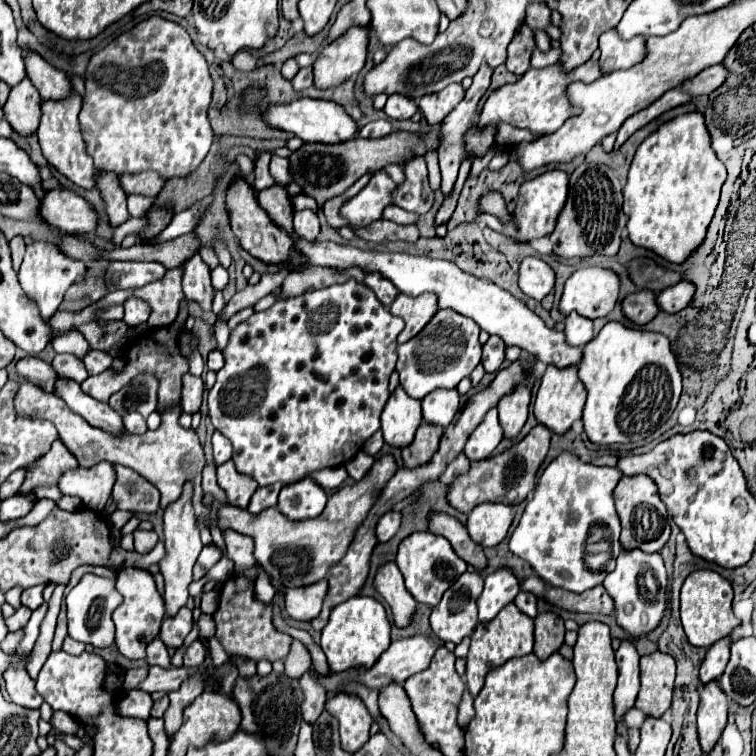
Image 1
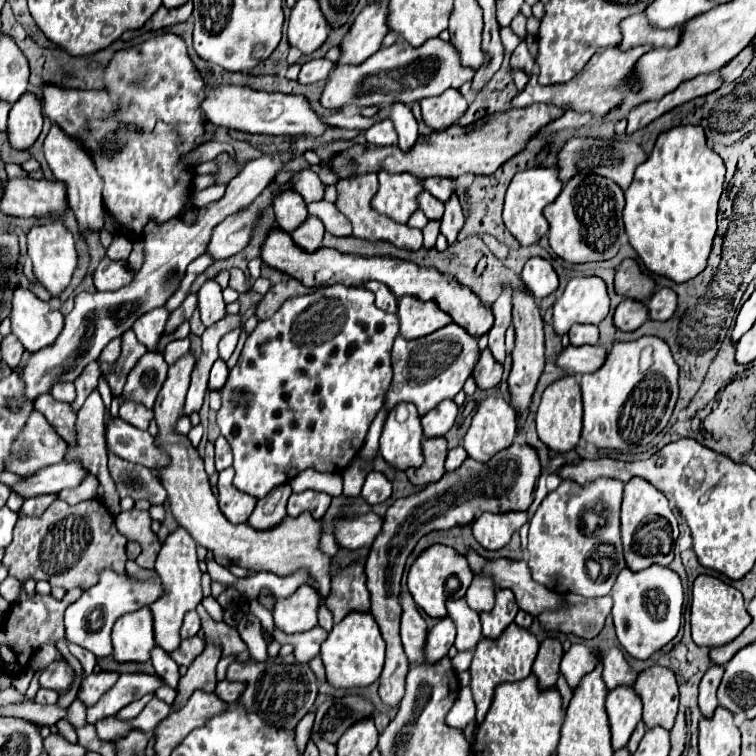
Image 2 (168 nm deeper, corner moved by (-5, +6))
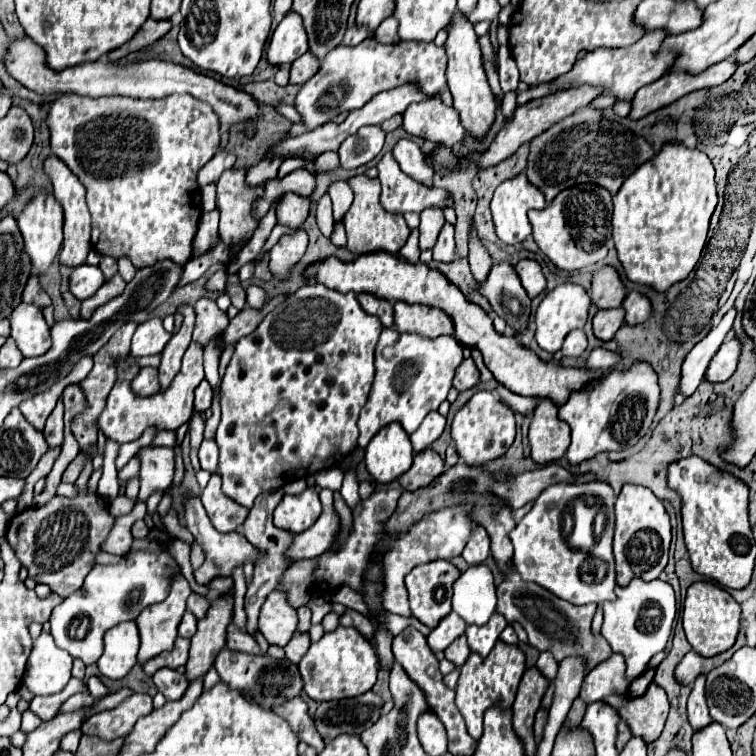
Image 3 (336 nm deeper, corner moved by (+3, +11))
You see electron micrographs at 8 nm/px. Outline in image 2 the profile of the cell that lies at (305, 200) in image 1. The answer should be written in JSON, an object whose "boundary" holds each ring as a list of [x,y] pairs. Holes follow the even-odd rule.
{"boundary":[[[322,200],[322,202],[312,202],[308,204],[308,212],[318,216],[326,230],[334,236],[352,236],[352,224],[336,210],[334,204]]]}

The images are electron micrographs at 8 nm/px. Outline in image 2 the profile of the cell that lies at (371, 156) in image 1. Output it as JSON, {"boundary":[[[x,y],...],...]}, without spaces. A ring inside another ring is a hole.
{"boundary":[[[526,106],[526,108],[510,108],[498,116],[492,116],[492,120],[480,128],[480,130],[470,130],[466,132],[462,126],[450,126],[448,130],[442,132],[432,132],[430,136],[420,136],[418,142],[410,152],[402,152],[398,146],[386,146],[386,148],[362,148],[362,146],[352,146],[346,152],[338,154],[330,162],[330,170],[338,172],[342,178],[352,178],[352,176],[362,176],[368,172],[378,172],[386,170],[390,174],[396,172],[410,172],[418,178],[452,178],[456,180],[462,174],[494,174],[498,166],[502,166],[508,158],[516,156],[526,144],[532,134],[538,134],[546,122],[554,122],[564,114],[566,110],[556,110],[556,106]]]}

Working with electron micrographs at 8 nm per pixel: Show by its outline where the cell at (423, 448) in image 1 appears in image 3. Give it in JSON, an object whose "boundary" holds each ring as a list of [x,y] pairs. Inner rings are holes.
{"boundary":[[[424,449],[414,455],[414,465],[398,481],[406,491],[416,491],[430,485],[444,471],[444,461],[434,449]]]}

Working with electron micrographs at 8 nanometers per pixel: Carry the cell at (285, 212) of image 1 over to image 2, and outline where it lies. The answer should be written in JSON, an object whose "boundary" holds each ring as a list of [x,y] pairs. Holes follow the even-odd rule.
{"boundary":[[[294,190],[282,192],[276,200],[274,200],[274,214],[276,220],[280,224],[280,228],[284,232],[292,232],[296,230],[306,218],[308,218],[308,210],[306,210],[306,202],[300,198],[300,194],[296,194]]]}

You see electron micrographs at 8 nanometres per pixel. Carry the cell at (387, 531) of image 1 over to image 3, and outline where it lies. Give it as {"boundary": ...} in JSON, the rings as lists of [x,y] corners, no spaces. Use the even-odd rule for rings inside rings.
{"boundary":[[[322,489],[319,497],[322,501],[322,515],[310,529],[298,533],[298,537],[294,537],[292,549],[288,549],[288,557],[292,557],[294,561],[322,555],[324,551],[328,551],[328,547],[334,543],[332,539],[340,531],[340,517],[332,505],[332,491]]]}

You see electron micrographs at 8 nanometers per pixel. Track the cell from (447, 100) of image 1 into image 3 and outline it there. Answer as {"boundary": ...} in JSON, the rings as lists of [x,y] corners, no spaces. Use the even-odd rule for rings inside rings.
{"boundary":[[[440,95],[426,97],[420,103],[408,105],[402,125],[410,135],[418,135],[448,147],[460,143],[466,133],[456,109],[444,105]]]}

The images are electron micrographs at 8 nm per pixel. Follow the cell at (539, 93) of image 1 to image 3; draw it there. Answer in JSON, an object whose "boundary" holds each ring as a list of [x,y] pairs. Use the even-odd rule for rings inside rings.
{"boundary":[[[660,31],[644,33],[634,45],[628,45],[628,47],[616,47],[616,49],[600,47],[600,49],[594,49],[594,51],[586,53],[582,59],[578,59],[568,73],[554,79],[552,83],[556,83],[560,89],[578,87],[578,85],[588,83],[588,85],[594,85],[594,87],[602,87],[604,93],[612,95],[616,101],[630,101],[642,85],[648,85],[648,83],[656,81],[658,77],[662,77],[670,69],[670,65],[674,63],[676,53],[660,47],[664,37],[666,37],[666,33],[660,33]]]}

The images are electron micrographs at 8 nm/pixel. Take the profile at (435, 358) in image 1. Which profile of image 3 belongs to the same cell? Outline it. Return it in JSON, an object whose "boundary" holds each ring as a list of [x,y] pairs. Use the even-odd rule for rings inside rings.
{"boundary":[[[386,327],[376,345],[376,379],[358,419],[358,445],[364,449],[374,433],[392,421],[398,421],[408,433],[416,431],[424,417],[446,399],[462,361],[462,345],[452,335],[424,339],[420,335],[402,335],[394,327]]]}

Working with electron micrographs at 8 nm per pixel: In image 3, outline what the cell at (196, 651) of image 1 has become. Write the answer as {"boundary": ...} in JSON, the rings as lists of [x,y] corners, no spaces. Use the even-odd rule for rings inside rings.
{"boundary":[[[176,637],[174,649],[172,649],[172,651],[164,651],[164,653],[148,659],[148,661],[144,663],[144,671],[146,671],[148,675],[154,675],[156,669],[162,669],[162,667],[178,669],[178,667],[186,665],[186,661],[188,661],[188,651],[190,651],[190,639]]]}

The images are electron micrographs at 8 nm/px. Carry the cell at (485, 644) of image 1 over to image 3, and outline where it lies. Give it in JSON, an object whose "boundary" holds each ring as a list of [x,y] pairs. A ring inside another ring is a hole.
{"boundary":[[[502,639],[496,641],[496,645],[488,657],[480,657],[474,651],[470,653],[466,663],[460,667],[460,679],[456,685],[456,705],[458,705],[460,713],[464,715],[468,733],[474,739],[480,739],[482,715],[490,705],[494,705],[498,701],[506,707],[512,705],[524,669],[526,669],[526,655],[520,649],[520,645],[504,645]]]}

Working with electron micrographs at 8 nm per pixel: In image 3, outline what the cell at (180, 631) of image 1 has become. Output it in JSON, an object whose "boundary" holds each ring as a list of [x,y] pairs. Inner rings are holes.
{"boundary":[[[186,611],[180,625],[178,625],[178,635],[190,639],[194,633],[196,633],[196,617],[190,611]]]}

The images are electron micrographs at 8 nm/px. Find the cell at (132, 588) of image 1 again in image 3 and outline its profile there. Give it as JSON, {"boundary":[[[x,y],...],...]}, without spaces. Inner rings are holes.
{"boundary":[[[122,621],[106,631],[104,653],[98,659],[98,669],[102,675],[112,679],[122,679],[138,663],[140,633],[136,621]]]}

